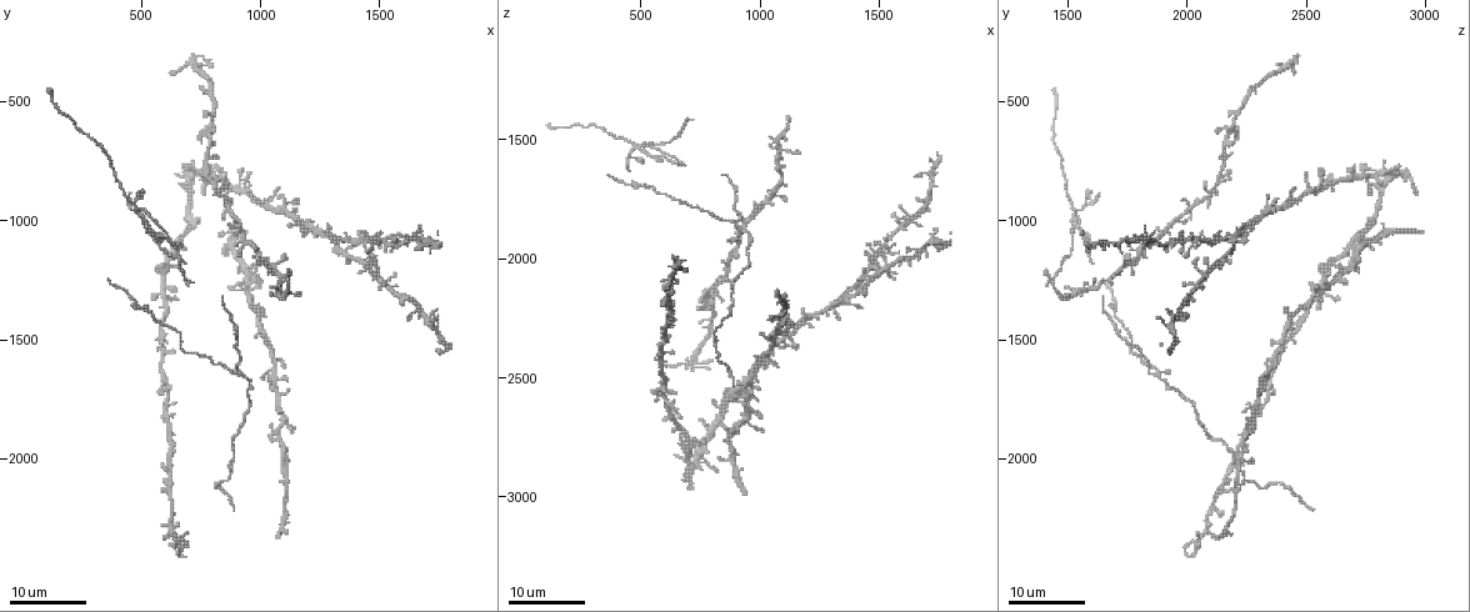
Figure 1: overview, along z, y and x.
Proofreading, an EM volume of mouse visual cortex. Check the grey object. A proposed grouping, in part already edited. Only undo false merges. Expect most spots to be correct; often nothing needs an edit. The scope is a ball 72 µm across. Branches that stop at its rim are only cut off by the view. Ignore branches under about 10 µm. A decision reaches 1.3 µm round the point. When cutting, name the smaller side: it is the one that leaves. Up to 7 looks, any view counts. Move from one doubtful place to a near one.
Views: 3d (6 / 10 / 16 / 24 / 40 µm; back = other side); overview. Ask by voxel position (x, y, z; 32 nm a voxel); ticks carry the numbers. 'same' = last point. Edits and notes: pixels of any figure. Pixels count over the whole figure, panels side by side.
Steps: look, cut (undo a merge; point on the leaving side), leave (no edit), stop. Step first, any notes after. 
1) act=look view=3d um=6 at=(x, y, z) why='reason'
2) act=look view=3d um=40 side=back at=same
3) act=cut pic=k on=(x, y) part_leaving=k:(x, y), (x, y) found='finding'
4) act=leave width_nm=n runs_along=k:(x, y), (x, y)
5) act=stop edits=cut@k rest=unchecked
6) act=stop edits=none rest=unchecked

act=look view=3d um=16 at=(1060, 1620, 2350) why='two arms at a narrow angle'

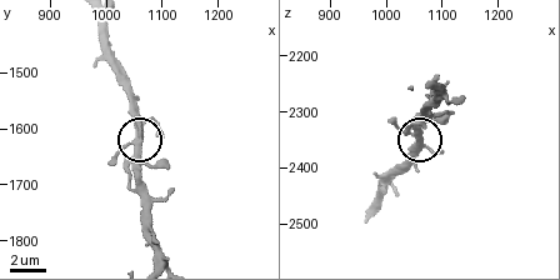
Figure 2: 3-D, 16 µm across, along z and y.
act=look view=3d um=6 at=(1050, 1620, 2340)

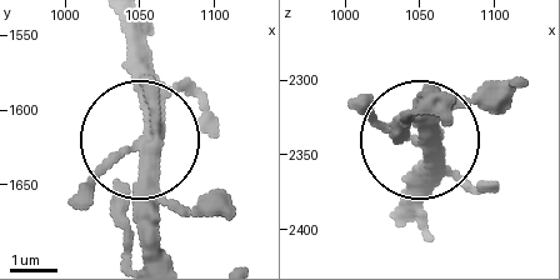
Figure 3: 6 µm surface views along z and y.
act=leave runs_along=3:(149, 159), (149, 36) found='all the same neuron'

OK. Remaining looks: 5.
act=look view=3d um=16 at=(880, 1410, 1680)

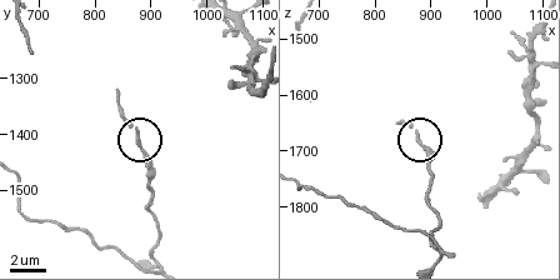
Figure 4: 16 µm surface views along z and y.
act=look view=3d um=6 at=(875, 1395, 1675) why='zoom in'

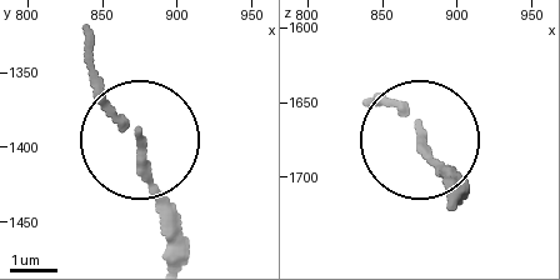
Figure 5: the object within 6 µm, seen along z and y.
act=leave width_nm=150 runs_along=5:(171, 249), (166, 200), (88, 49) found='continuous, no second neuron'

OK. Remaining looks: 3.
act=look view=3d um=16 at=(880, 960, 2000) why='four-way junction'

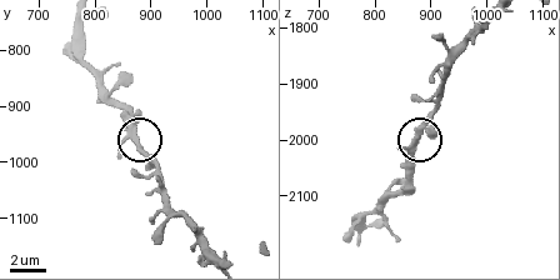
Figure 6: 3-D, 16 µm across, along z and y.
act=look view=3d um=10 at=(870, 965, 1995) why='closer look'

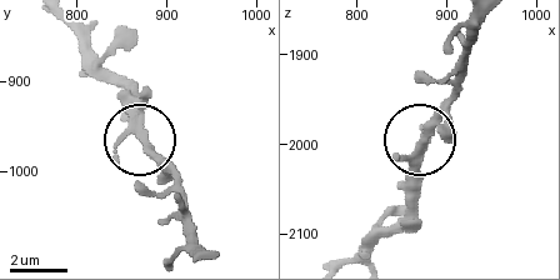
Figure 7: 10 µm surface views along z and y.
act=look view=3d um=6 at=(875, 960, 2000) why='zoom in'

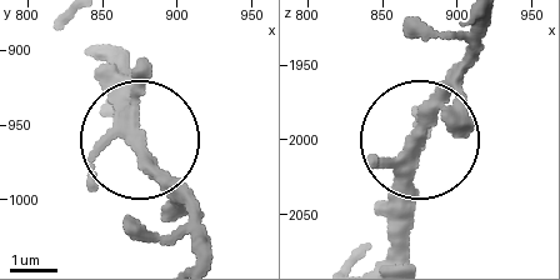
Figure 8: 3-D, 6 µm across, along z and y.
act=leave found='one neuron here'

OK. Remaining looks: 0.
act=stop edits=none rest=unchecked

